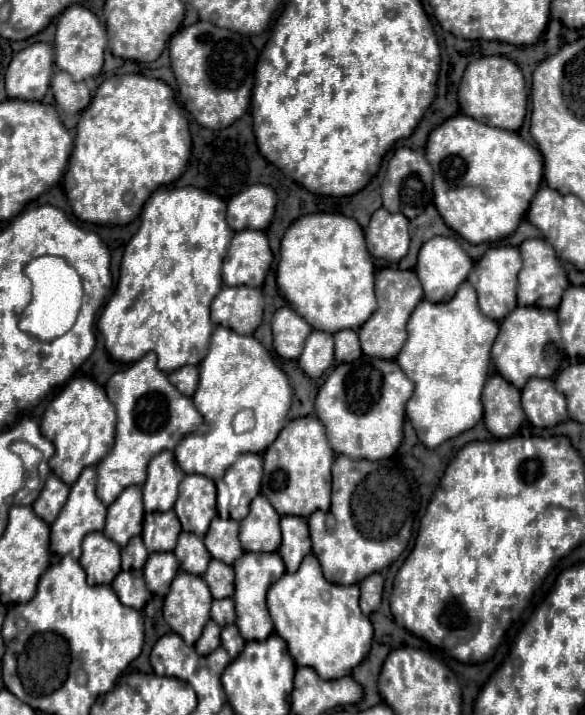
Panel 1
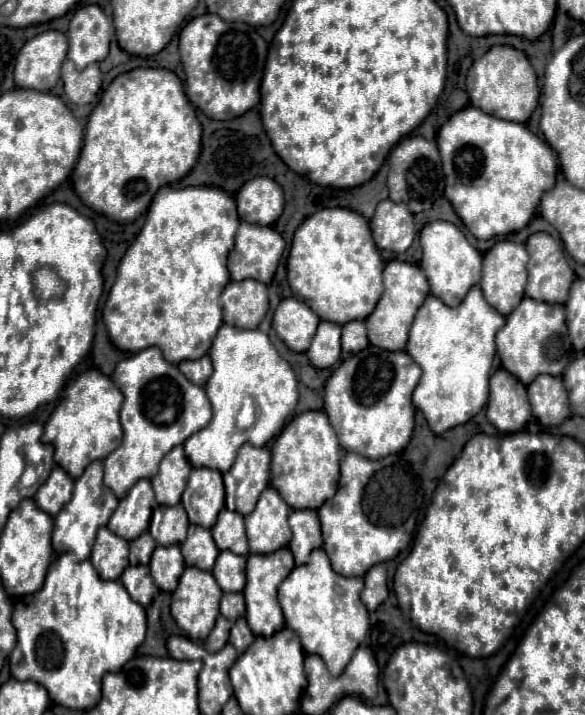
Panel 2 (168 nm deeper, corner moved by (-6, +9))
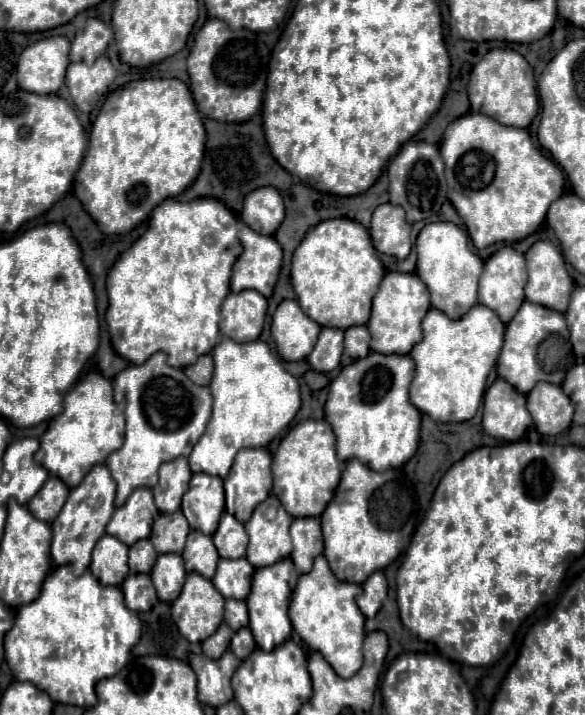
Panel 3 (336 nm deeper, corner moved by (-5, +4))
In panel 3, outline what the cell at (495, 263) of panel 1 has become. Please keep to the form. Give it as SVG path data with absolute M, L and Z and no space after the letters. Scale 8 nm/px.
M502 247L486 263L484 263L484 273L482 273L480 285L478 285L478 303L490 307L504 323L508 323L524 301L524 285L526 285L524 255L520 255L512 247Z

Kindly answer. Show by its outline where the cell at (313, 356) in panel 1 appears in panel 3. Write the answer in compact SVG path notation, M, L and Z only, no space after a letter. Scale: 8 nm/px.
M324 327L314 345L314 351L308 355L308 363L312 365L312 369L320 373L334 371L340 365L342 351L344 351L344 331Z

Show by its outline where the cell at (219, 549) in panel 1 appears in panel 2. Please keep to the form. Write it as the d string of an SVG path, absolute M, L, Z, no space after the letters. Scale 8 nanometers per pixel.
M223 508L219 512L217 524L211 528L211 534L219 550L229 550L229 552L243 554L243 556L249 554L243 516L239 516L239 512L231 512Z

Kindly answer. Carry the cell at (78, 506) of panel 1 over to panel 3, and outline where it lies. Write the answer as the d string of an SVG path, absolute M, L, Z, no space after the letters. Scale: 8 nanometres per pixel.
M96 465L78 487L70 489L62 511L52 523L52 559L56 565L74 565L76 569L88 569L92 549L104 535L106 525L114 513L114 495L116 483L106 465Z

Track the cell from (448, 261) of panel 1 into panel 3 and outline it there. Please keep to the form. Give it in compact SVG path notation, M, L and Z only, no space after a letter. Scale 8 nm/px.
M428 223L416 237L416 275L430 289L434 309L440 309L450 319L462 319L478 301L478 279L482 275L482 259L470 249L468 233L456 223Z

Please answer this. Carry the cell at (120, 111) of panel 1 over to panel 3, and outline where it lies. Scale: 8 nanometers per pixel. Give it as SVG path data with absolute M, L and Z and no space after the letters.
M140 79L110 93L92 125L86 157L76 173L74 193L102 233L128 233L146 221L152 209L168 197L180 195L200 173L206 131L202 115L186 83L180 79Z

